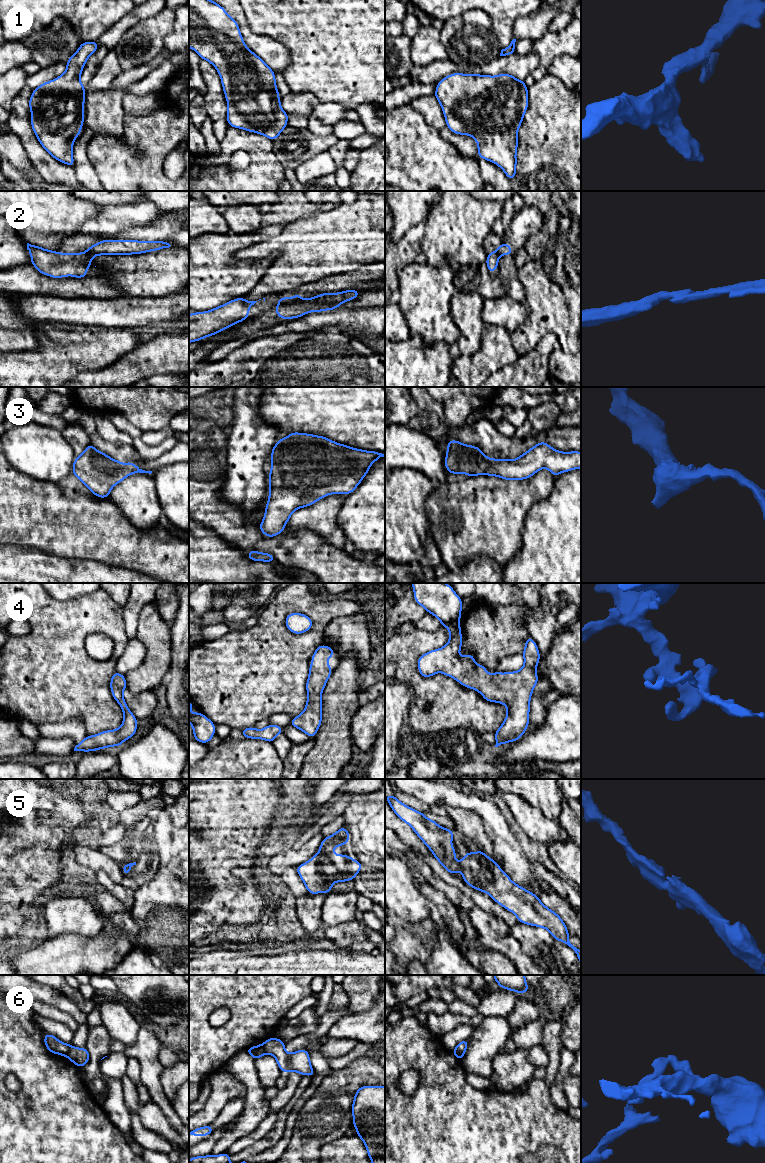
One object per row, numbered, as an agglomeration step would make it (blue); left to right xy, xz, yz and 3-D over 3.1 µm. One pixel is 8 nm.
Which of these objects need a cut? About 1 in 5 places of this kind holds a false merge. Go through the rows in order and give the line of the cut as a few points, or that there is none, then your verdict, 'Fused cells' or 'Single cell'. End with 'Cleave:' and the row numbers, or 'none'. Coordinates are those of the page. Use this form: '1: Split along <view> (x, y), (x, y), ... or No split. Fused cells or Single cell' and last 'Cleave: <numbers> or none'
1: No split. Single cell
2: Split along xz (300, 298), (279, 304). Fused cells
3: No split. Single cell
4: No split. Single cell
5: No split. Single cell
6: Split along xy (72, 1046), (66, 1055). Fused cells
Cleave: 2, 6

